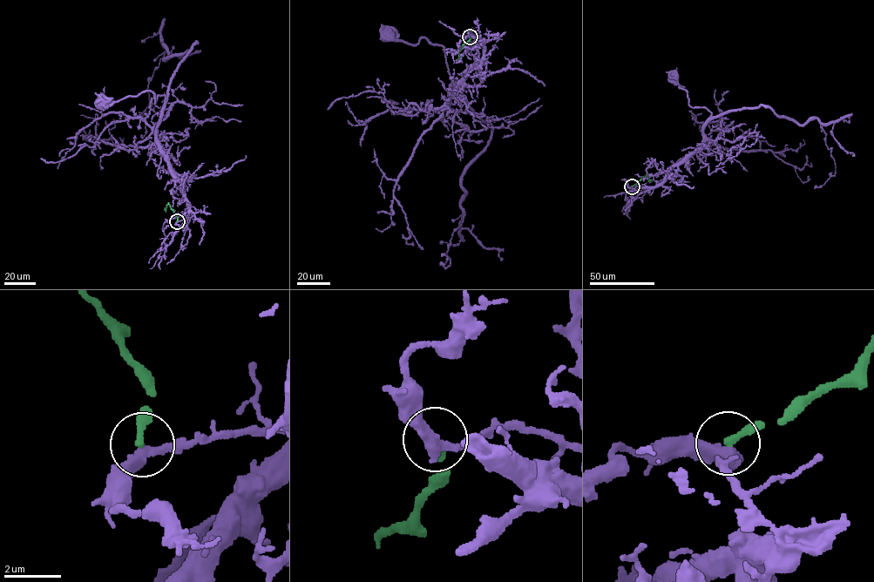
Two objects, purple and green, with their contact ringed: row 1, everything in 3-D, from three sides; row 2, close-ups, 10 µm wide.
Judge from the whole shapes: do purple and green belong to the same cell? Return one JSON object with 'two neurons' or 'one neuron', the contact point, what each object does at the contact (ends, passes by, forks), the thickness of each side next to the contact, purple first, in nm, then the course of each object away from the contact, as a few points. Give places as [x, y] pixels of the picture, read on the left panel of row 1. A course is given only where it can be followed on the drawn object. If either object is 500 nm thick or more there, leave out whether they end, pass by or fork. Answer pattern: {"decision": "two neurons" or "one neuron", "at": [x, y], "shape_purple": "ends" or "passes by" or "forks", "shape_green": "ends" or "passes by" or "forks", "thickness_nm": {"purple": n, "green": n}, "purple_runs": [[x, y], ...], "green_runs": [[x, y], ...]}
{"decision": "two neurons", "at": [177, 221], "shape_purple": "passes by", "shape_green": "ends", "thickness_nm": {"purple": 420, "green": 240}, "purple_runs": [[177, 221], [187, 219], [188, 204], [158, 143], [165, 96], [155, 104], [150, 91], [103, 102]], "green_runs": [[177, 221], [169, 204], [165, 211], [165, 207]]}

